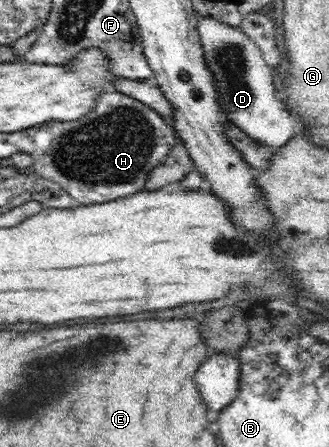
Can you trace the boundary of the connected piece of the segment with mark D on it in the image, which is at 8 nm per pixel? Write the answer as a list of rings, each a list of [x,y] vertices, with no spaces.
[[[198,16],[198,33],[203,45],[204,57],[207,66],[211,69],[215,77],[215,84],[218,90],[218,103],[222,111],[227,115],[231,123],[236,124],[243,132],[265,146],[269,152],[274,155],[282,146],[285,146],[295,132],[301,132],[301,122],[299,116],[291,114],[287,109],[287,103],[277,98],[278,90],[273,85],[273,74],[266,60],[262,57],[261,49],[251,40],[240,27],[231,27],[213,16]]]

